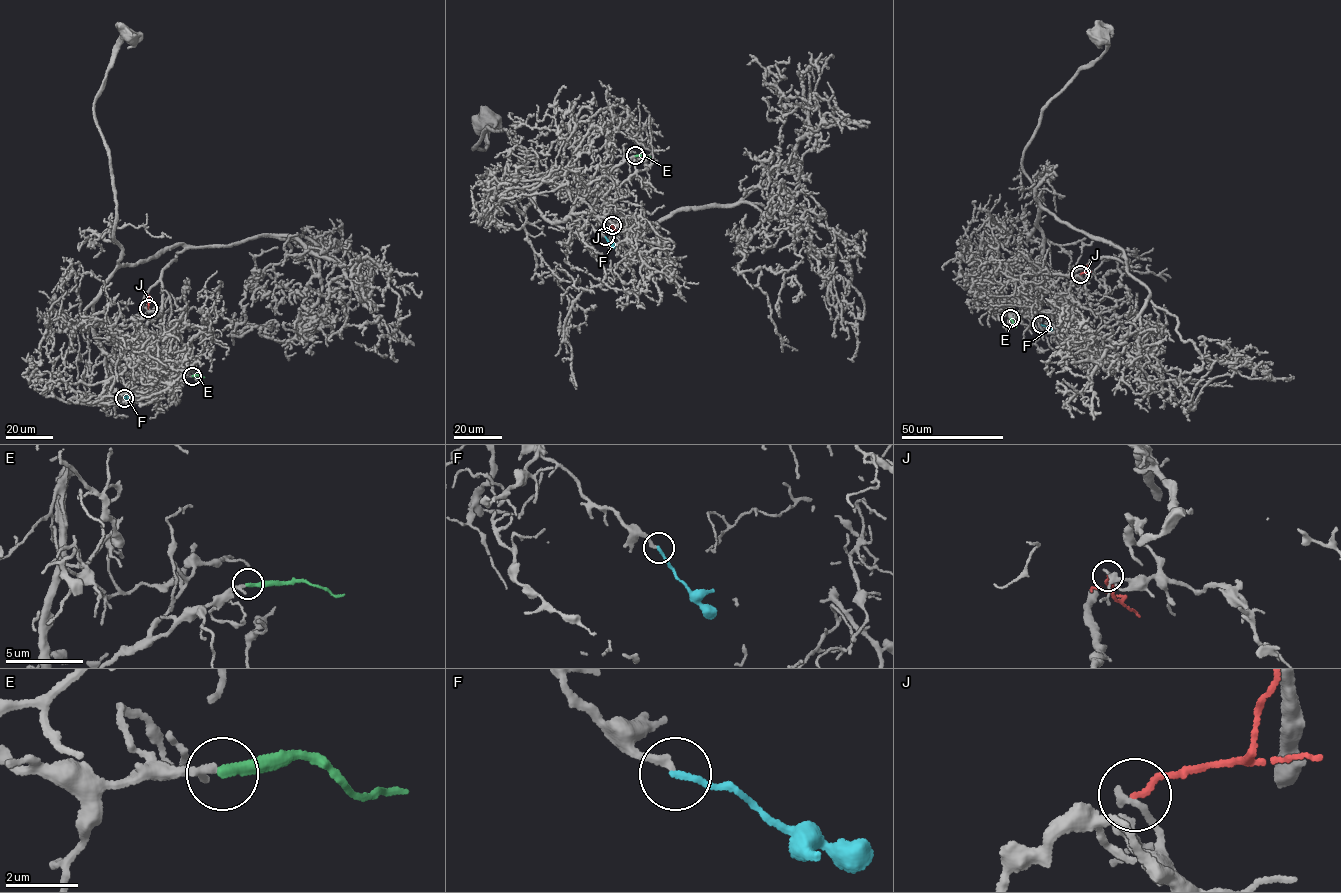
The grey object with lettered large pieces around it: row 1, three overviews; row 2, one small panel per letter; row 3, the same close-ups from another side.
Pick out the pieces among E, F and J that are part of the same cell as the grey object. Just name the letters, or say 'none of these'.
E

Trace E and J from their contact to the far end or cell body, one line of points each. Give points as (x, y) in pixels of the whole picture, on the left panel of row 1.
E: (192, 376), (204, 377)
J: (148, 309), (149, 297), (146, 296)

